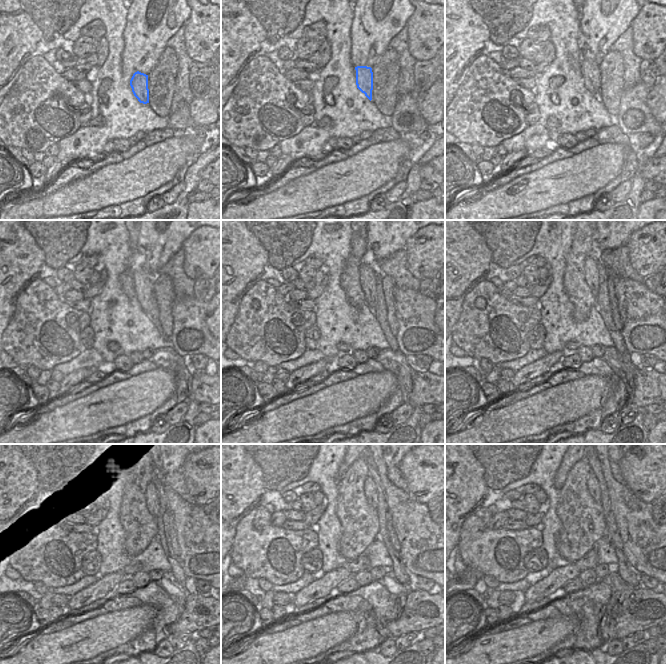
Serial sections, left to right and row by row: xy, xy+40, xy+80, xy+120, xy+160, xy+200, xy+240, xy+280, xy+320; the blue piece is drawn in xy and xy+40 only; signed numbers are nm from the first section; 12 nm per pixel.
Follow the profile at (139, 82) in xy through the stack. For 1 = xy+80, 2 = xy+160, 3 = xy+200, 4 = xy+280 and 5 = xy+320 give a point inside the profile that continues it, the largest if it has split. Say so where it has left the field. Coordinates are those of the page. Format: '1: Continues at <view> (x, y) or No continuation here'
1: Continues at xy+80 (590, 70)
2: Continues at xy+160 (367, 281)
3: Continues at xy+200 (591, 268)
4: Continues at xy+280 (370, 490)
5: Continues at xy+320 (594, 489).

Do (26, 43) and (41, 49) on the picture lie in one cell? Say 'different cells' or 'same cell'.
different cells

